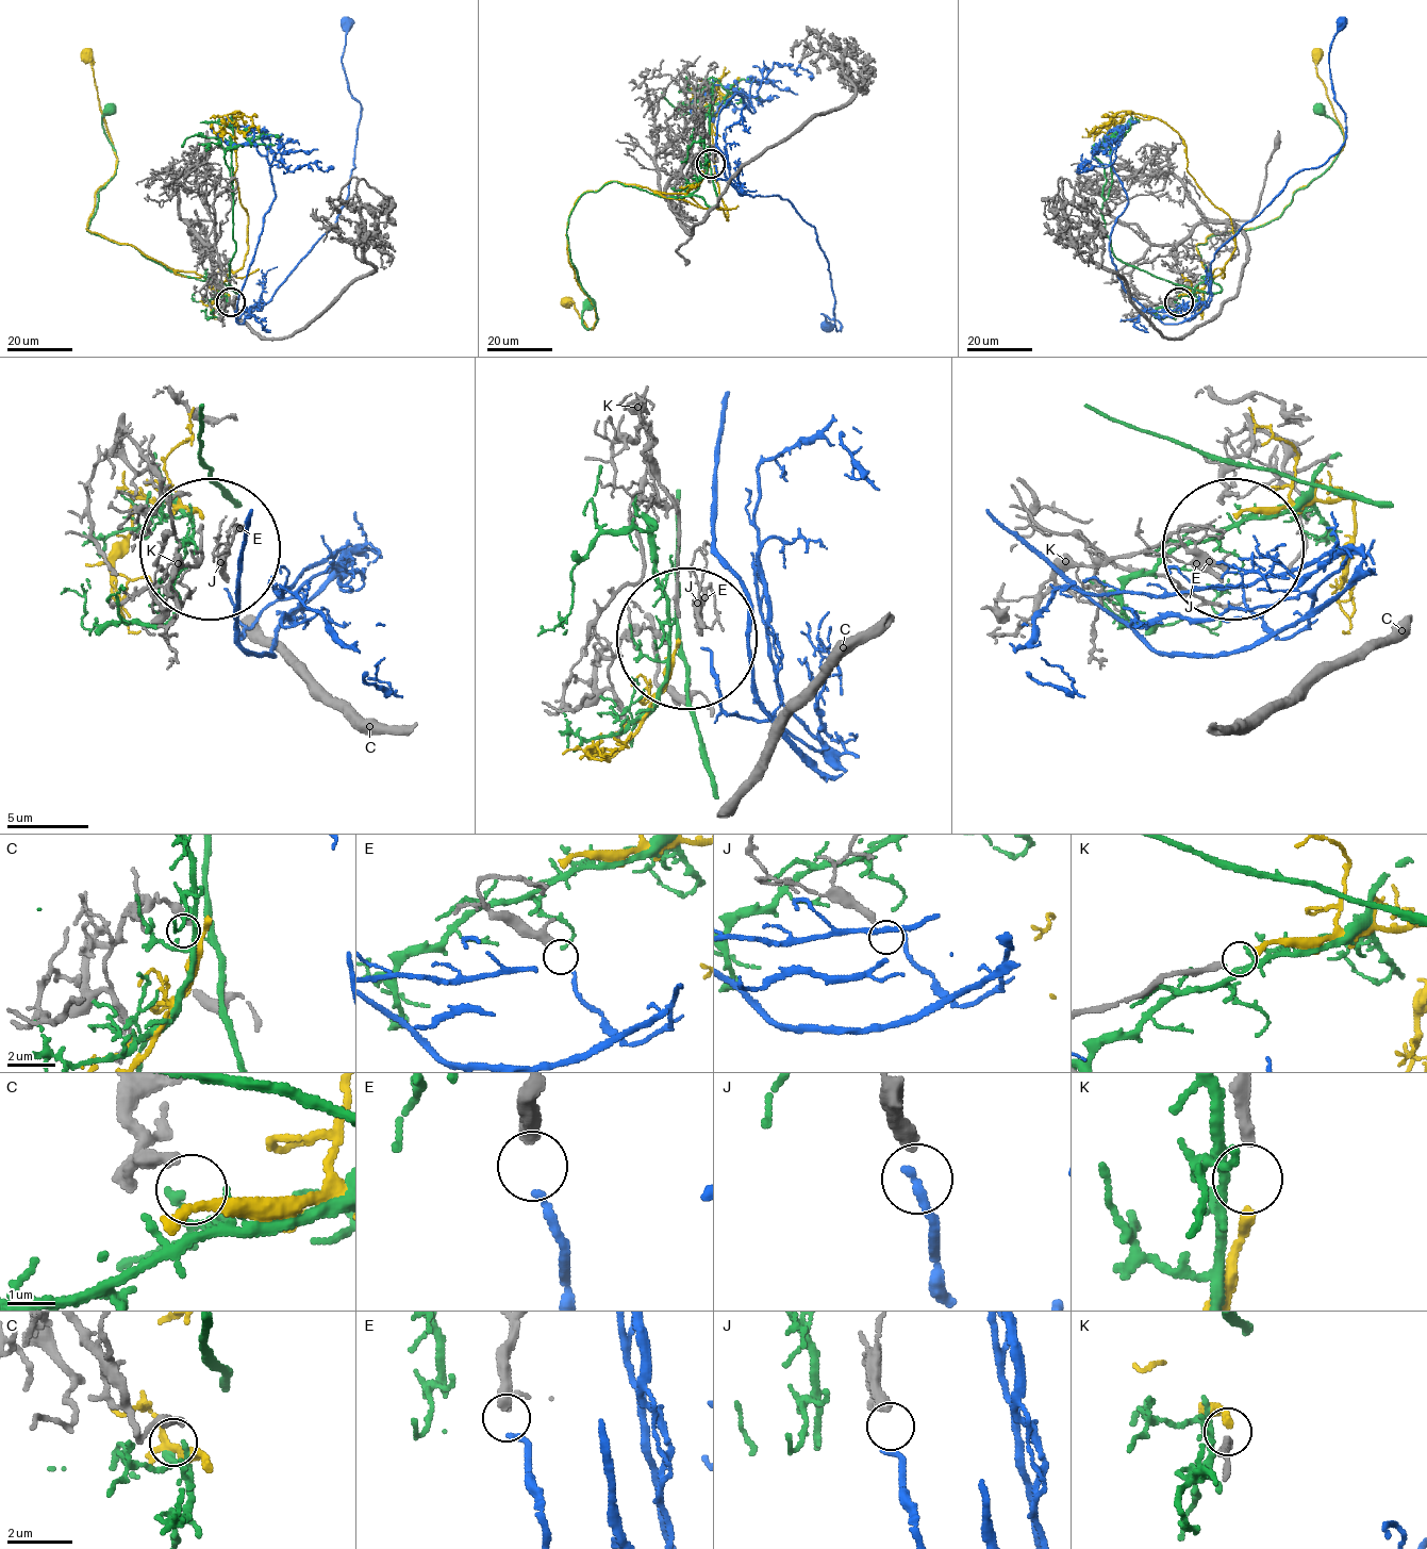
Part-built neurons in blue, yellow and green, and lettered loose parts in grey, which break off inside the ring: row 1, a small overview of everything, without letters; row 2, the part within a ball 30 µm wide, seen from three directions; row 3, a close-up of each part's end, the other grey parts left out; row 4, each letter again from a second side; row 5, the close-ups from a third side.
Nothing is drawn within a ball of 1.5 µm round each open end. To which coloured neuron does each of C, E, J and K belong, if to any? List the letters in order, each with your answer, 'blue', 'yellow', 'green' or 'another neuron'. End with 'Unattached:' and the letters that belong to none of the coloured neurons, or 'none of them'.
C: another neuron
E: blue
J: another neuron
K: yellow
Unattached: C, J

